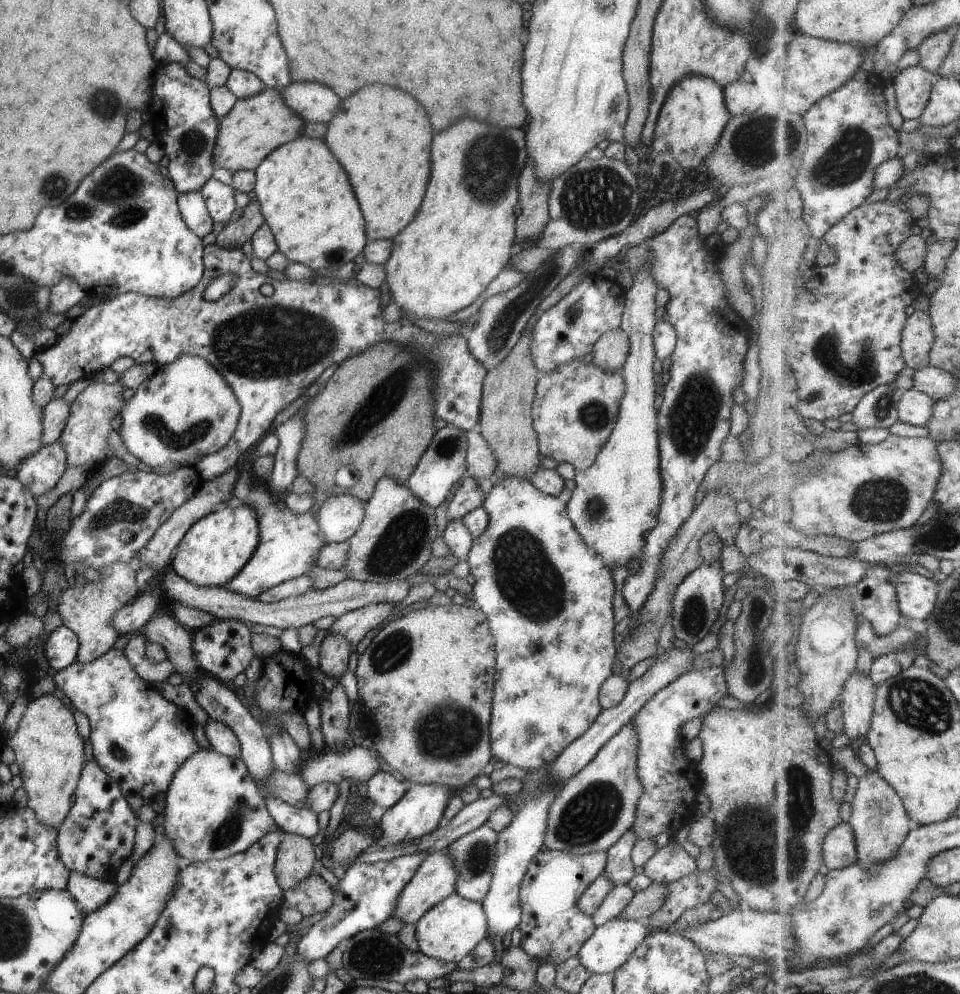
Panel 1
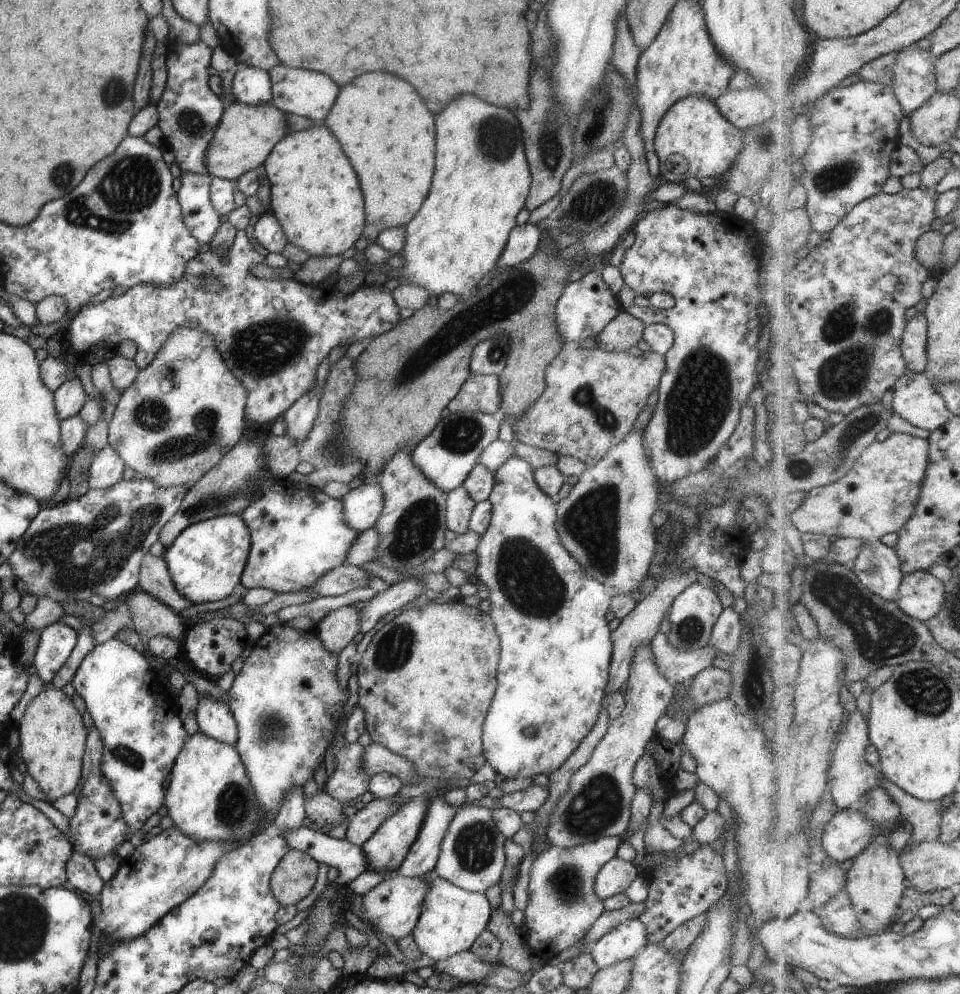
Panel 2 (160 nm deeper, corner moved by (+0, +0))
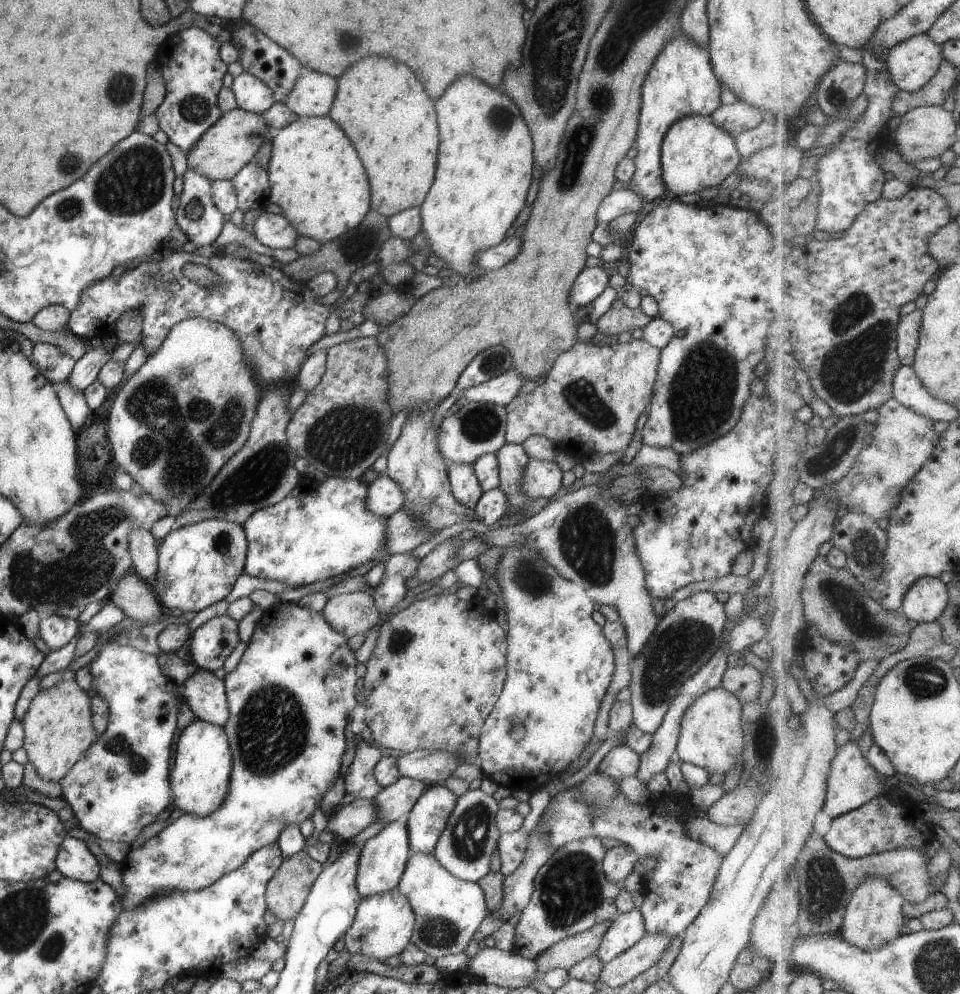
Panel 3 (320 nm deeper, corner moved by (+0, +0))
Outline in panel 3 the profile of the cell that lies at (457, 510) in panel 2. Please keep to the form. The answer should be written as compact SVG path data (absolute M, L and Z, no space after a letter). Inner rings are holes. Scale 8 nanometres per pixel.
M451 463L447 476L455 500L462 506L473 508L483 490L479 486L472 464Z

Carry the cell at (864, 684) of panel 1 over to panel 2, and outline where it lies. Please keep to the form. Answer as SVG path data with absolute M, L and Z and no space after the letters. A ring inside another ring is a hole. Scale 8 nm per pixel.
M859 708L853 714L846 717L845 731L840 734L835 743L835 750L833 751L833 760L830 763L829 769L829 787L831 788L831 796L833 802L839 810L845 811L852 809L852 807L861 802L871 790L883 787L883 780L886 776L881 772L878 766L871 766L865 760L865 750L867 746L871 745L869 720L865 720L863 716L865 712L861 712Z

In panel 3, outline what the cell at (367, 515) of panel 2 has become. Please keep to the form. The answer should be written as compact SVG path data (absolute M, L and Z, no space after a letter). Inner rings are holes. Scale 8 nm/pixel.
M379 474L367 485L365 504L377 516L388 517L402 507L402 488L386 474Z

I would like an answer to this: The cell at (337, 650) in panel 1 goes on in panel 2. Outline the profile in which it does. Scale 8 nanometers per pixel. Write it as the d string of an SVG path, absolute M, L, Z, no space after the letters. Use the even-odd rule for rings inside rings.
M343 605L320 618L314 627L327 652L338 652L359 632L360 612L351 605Z

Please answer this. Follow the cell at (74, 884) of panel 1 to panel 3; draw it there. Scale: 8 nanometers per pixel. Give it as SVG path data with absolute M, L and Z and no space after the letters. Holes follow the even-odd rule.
M66 834L59 844L55 869L63 877L91 882L98 877L100 866L81 839L74 839Z

